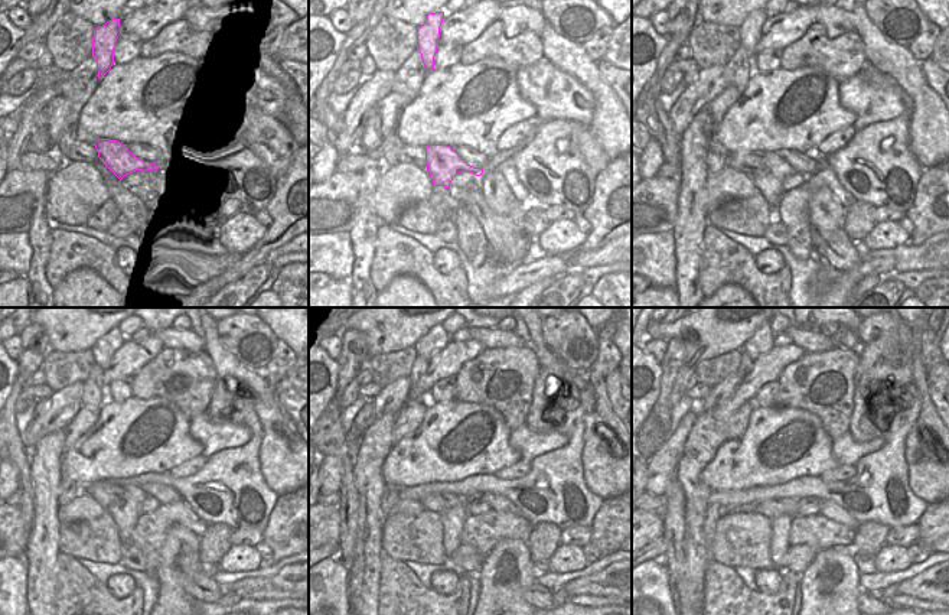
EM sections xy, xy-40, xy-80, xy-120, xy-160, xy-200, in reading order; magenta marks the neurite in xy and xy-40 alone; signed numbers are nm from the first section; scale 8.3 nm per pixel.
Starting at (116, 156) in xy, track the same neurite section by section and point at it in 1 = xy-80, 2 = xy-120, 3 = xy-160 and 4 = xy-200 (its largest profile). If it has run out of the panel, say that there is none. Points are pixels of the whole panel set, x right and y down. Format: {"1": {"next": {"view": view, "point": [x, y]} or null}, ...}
{"1": {"next": {"view": "xy-80", "point": [769, 178]}}, "2": {"next": {"view": "xy-120", "point": [126, 511]}}, "3": {"next": {"view": "xy-160", "point": [453, 520]}}, "4": {"next": {"view": "xy-200", "point": [780, 526]}}}

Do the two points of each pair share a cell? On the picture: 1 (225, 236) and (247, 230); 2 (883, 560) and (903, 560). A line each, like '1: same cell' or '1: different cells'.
1: same cell
2: same cell

